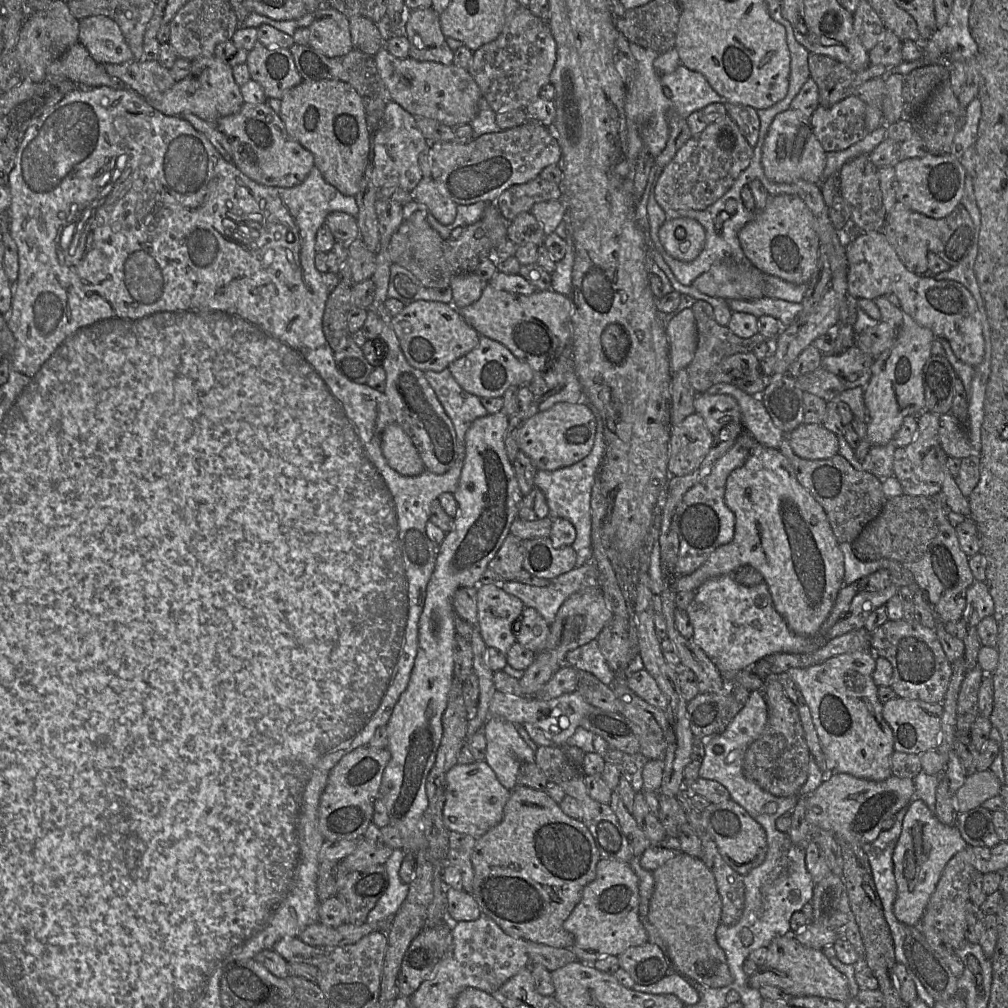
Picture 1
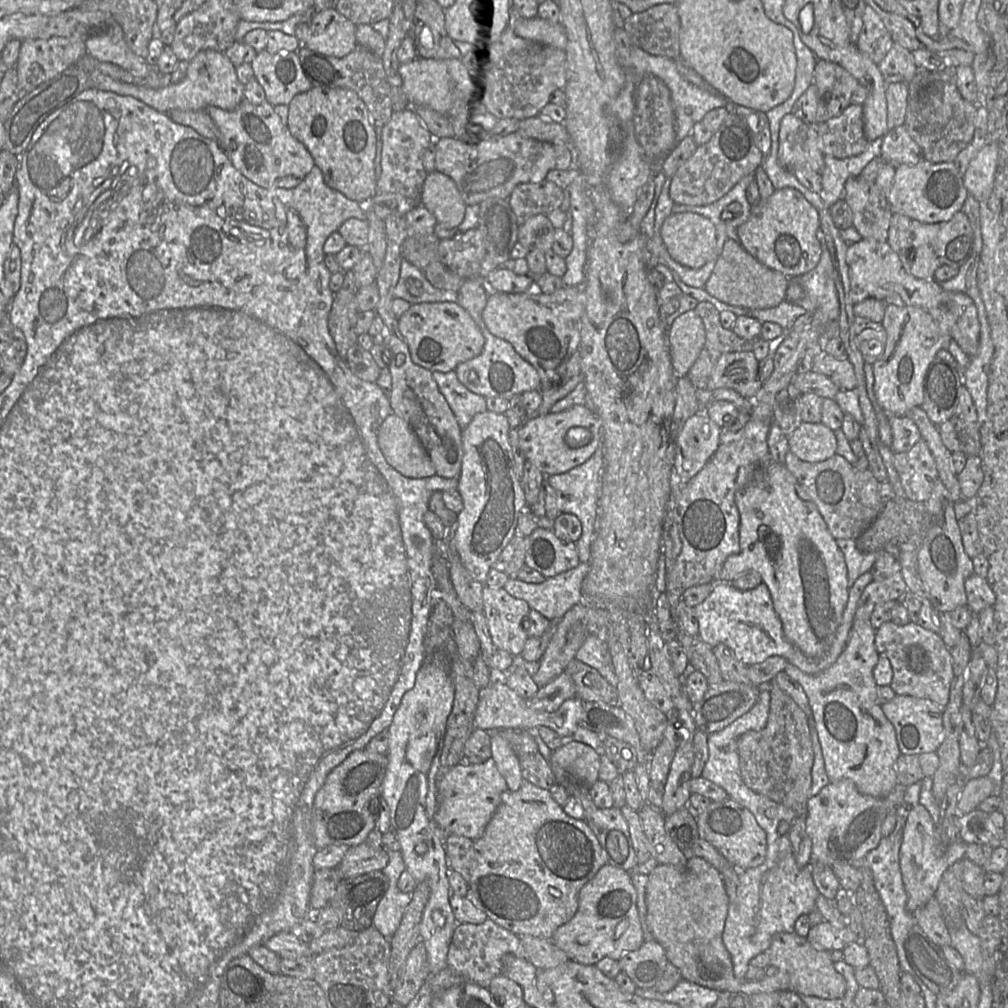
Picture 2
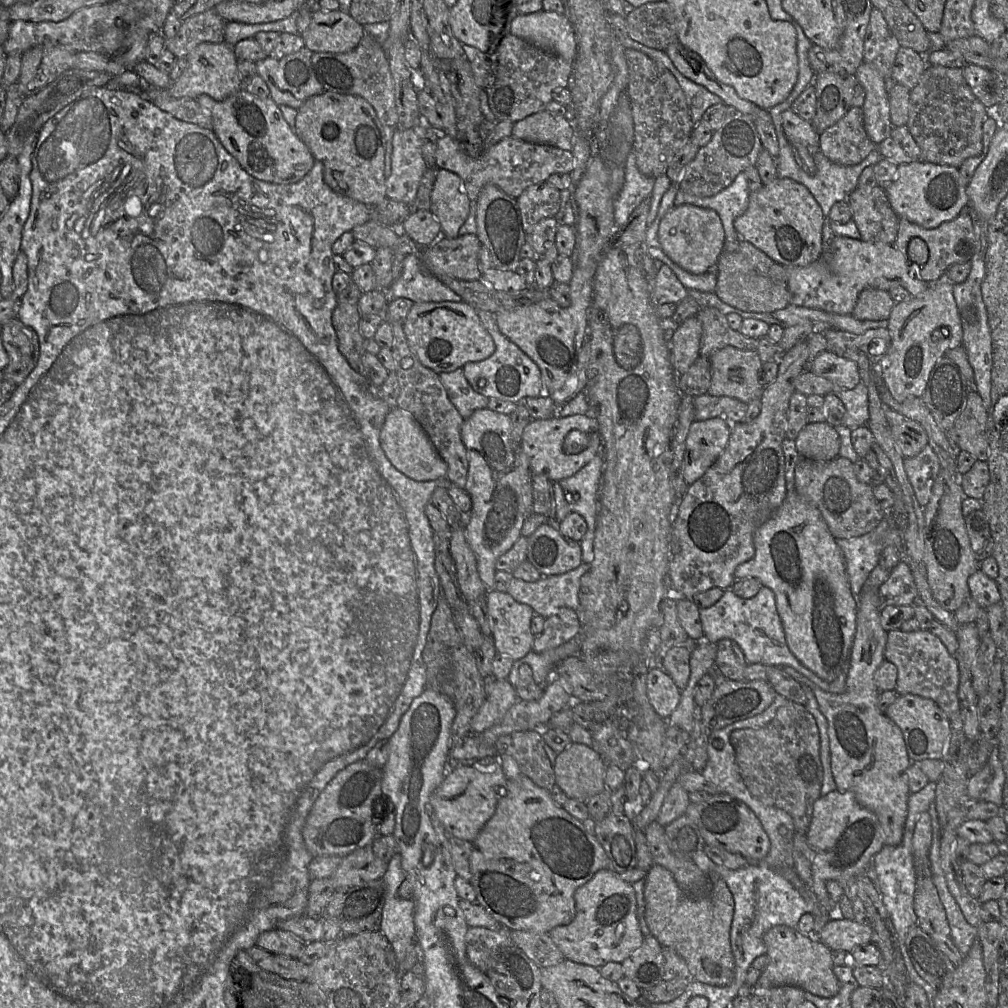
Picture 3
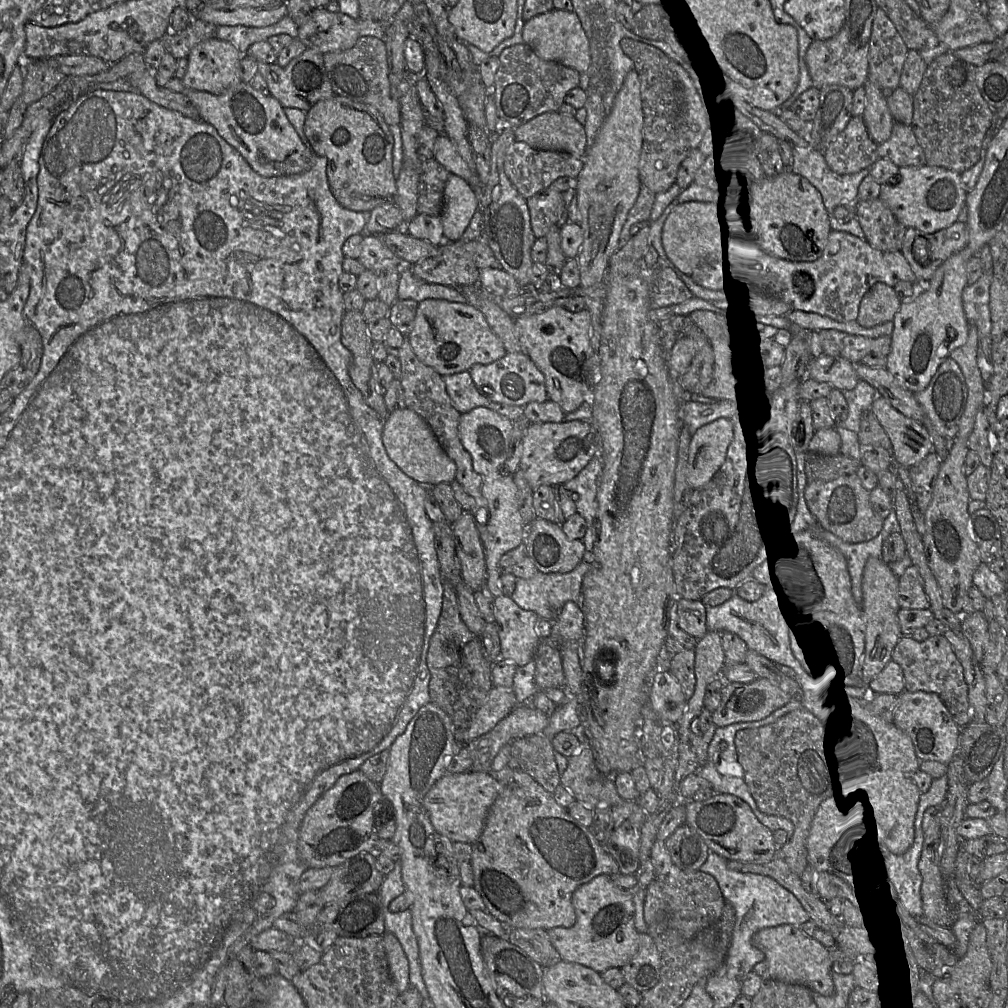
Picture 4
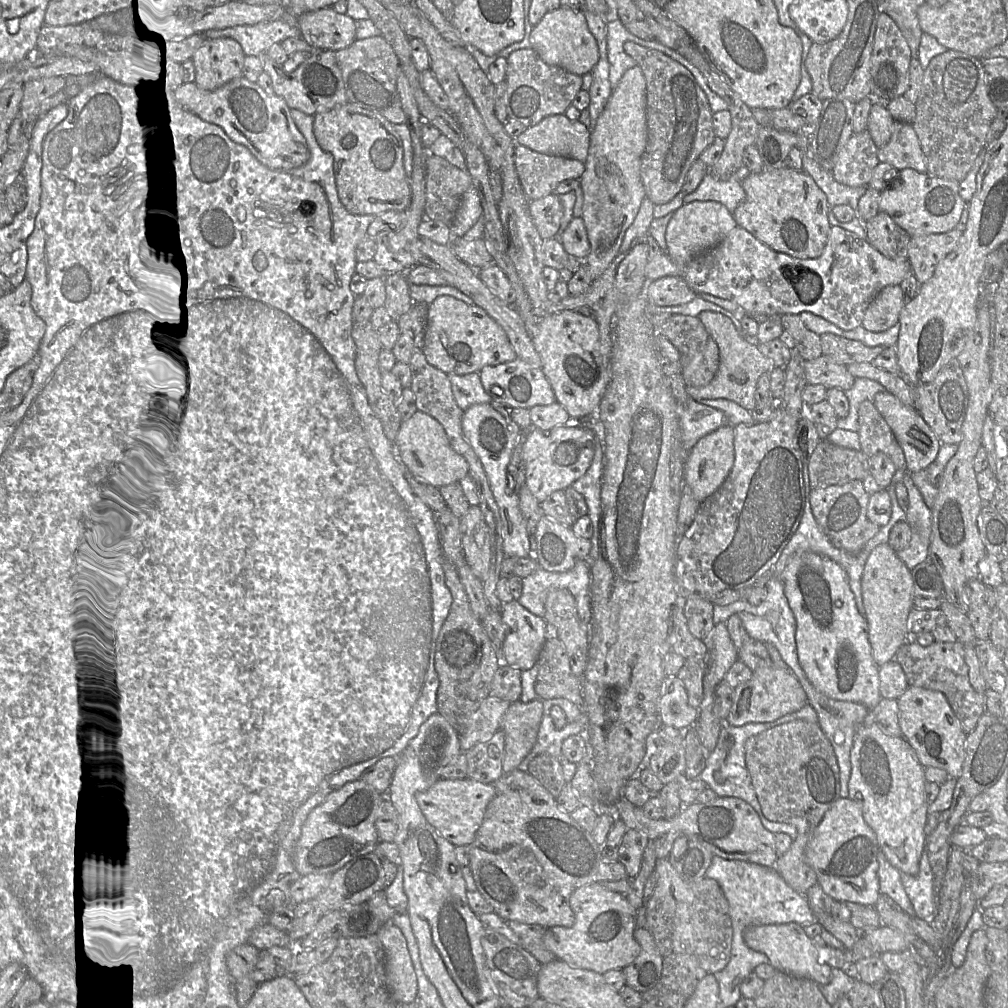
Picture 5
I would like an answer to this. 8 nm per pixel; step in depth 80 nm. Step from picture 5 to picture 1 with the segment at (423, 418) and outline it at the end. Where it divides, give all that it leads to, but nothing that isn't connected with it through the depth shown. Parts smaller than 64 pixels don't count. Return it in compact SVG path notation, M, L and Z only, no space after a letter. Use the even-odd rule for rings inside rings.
M389 423L385 427L381 447L387 463L398 473L415 476L425 470L416 447L398 424Z

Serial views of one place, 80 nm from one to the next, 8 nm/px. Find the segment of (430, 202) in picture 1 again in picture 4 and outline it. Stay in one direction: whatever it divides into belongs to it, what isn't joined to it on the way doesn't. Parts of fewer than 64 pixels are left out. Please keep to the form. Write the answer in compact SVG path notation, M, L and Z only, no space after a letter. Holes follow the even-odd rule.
M450 173L443 192L440 219L445 241L460 240L478 209L473 188L460 176Z

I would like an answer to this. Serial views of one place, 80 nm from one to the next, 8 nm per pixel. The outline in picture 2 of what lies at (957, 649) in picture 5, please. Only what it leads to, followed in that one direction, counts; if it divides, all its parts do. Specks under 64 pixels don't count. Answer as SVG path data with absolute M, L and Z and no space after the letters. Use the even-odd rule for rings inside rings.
M889 621L876 629L875 647L879 655L885 655L891 663L893 679L890 686L896 695L929 699L945 708L954 677L953 658L937 633L917 623L899 625Z

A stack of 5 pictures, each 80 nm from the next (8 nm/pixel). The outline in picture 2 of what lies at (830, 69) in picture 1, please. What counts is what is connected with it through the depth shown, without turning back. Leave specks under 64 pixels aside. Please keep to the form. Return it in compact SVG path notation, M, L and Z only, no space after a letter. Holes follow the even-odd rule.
M817 59L814 84L818 91L816 122L825 122L839 116L852 102L859 81L840 64Z

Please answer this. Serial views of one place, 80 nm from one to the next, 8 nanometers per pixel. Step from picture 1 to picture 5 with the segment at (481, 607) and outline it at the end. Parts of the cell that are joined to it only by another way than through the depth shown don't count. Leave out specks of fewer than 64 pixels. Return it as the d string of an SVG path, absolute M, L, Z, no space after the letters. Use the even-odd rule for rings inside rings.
M517 600L502 604L500 612L505 630L500 657L503 662L522 671L532 668L536 664L538 656L547 640L545 638L547 622L544 618L528 611Z

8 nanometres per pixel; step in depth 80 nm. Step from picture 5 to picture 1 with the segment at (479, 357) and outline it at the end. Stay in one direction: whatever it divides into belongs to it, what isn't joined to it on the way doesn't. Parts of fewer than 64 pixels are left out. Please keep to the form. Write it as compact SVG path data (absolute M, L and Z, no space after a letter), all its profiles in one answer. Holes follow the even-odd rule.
M417 300L406 304L390 322L407 362L422 371L448 369L456 359L466 355L479 343L479 333L449 303Z

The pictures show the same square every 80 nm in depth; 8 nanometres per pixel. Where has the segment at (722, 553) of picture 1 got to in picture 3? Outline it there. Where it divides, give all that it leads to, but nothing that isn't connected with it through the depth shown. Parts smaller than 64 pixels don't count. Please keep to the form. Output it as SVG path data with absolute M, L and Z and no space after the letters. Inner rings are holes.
M788 491L780 507L763 525L761 525L756 530L753 541L755 554L753 558L737 566L734 572L736 580L744 578L756 578L763 586L769 587L775 594L777 611L782 621L786 642L790 651L804 666L813 671L821 679L827 682L833 682L838 678L844 678L846 688L846 680L850 667L851 651L857 627L858 598L854 596L850 588L843 552L837 545L836 538L831 534L821 512L815 506L802 498L796 491Z

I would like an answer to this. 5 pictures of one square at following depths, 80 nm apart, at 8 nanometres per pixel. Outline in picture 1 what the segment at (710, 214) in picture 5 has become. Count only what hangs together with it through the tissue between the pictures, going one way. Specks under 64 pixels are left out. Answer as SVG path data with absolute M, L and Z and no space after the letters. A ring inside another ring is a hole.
M687 217L666 219L658 236L666 252L682 262L695 260L702 252L706 239L703 226Z

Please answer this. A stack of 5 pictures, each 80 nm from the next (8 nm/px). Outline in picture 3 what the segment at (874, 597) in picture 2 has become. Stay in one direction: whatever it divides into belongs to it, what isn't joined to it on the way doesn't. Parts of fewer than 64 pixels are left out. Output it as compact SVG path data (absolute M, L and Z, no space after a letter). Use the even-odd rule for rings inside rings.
M902 559L878 588L882 605L913 605L918 599L914 576L907 560Z

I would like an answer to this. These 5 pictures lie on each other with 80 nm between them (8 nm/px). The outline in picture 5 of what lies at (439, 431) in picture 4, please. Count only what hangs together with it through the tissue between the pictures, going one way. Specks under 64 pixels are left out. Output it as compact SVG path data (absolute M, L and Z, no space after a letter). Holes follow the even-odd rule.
M420 349L413 352L409 366L412 373L410 389L414 393L417 410L435 418L443 426L452 448L466 459L468 474L480 489L480 503L478 506L483 512L487 525L492 530L496 530L499 521L499 508L491 491L486 472L475 451L463 435L462 416L464 411L454 399L448 375L429 364Z

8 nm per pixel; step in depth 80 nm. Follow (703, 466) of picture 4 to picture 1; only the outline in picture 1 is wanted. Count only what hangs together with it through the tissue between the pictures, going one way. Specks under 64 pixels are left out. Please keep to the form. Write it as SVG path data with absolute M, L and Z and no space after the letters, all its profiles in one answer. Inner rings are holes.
M697 413L672 426L667 465L670 475L684 476L695 471L713 444L714 436Z

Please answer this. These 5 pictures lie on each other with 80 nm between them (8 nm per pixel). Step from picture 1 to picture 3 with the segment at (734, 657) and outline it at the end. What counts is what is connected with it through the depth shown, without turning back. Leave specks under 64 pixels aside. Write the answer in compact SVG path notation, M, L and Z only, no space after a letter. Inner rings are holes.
M762 586L754 597L748 599L737 596L732 589L725 589L723 596L714 605L700 609L700 618L704 639L713 643L721 639L735 641L742 649L748 664L791 666L826 692L842 693L846 689L844 678L827 682L804 666L790 651L777 611L775 594L767 586Z

